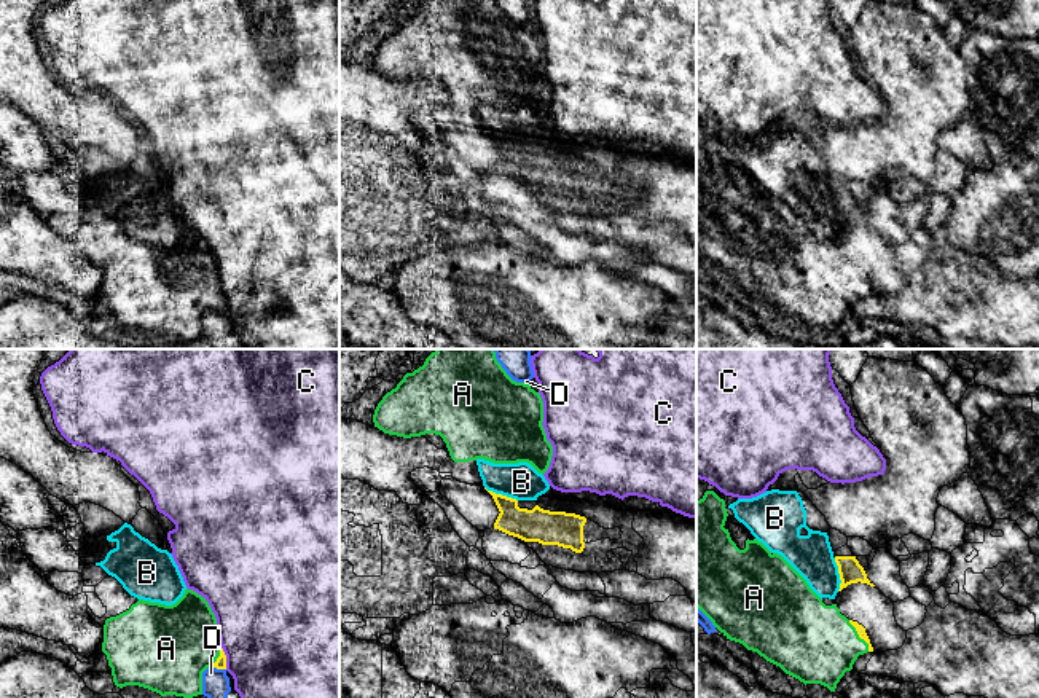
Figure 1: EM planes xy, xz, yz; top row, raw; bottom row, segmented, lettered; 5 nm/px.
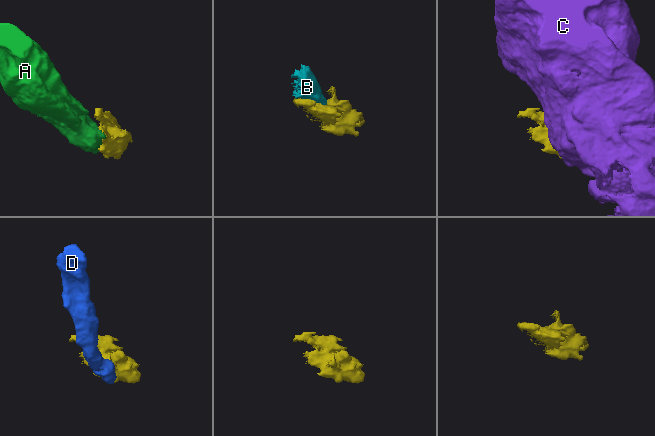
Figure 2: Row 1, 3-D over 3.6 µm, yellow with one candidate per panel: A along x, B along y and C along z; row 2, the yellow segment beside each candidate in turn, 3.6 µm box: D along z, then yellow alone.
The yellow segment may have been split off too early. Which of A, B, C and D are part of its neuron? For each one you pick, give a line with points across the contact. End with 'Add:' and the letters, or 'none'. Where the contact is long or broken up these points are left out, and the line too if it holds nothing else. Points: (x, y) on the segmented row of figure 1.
Add: A

